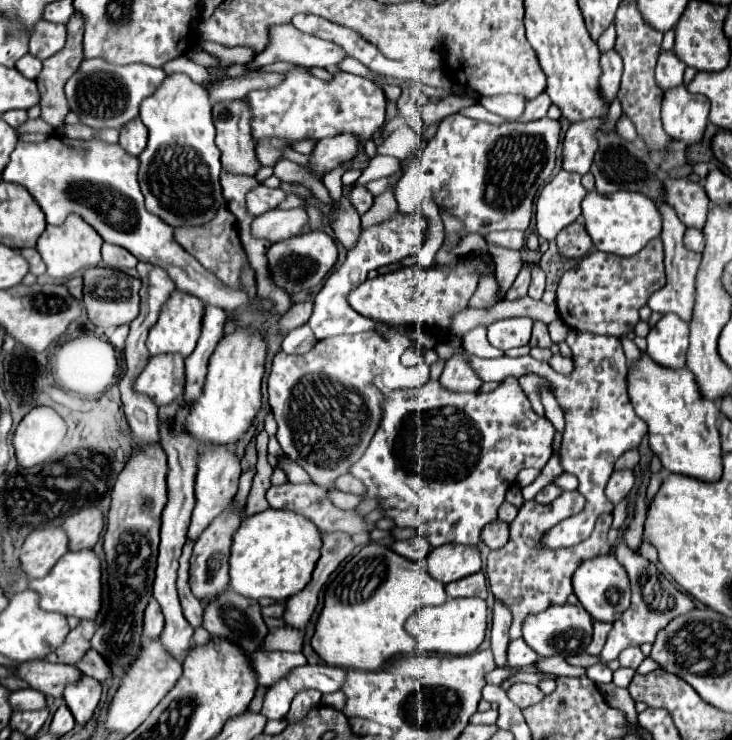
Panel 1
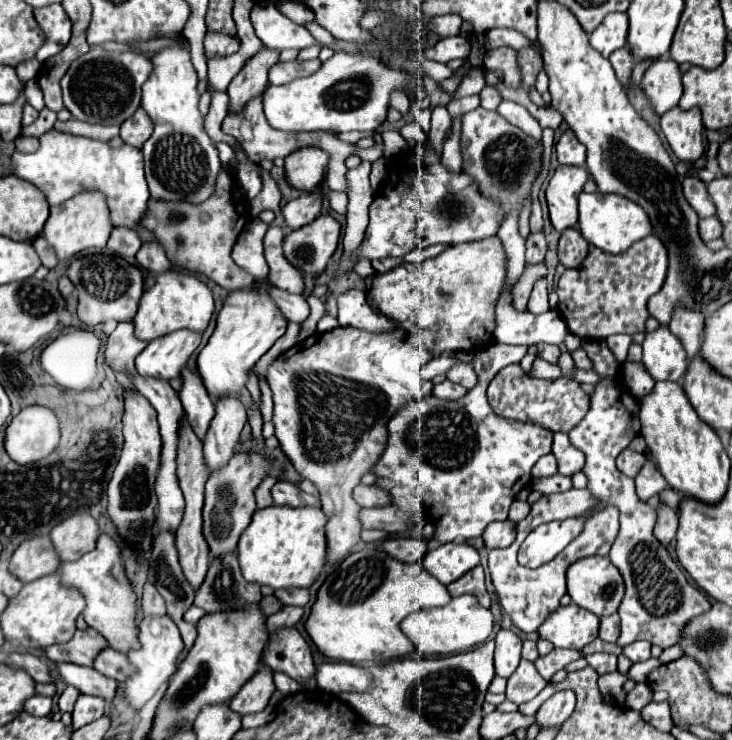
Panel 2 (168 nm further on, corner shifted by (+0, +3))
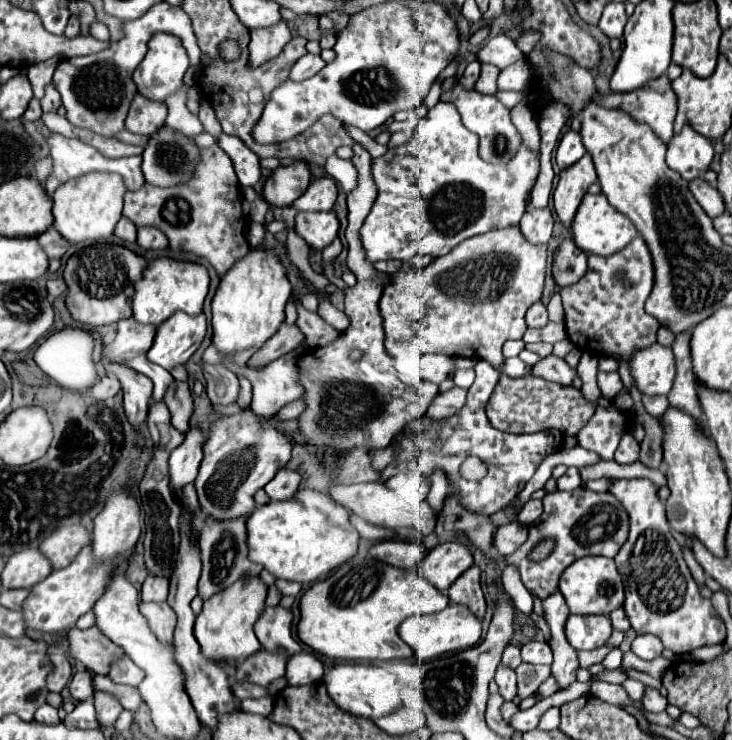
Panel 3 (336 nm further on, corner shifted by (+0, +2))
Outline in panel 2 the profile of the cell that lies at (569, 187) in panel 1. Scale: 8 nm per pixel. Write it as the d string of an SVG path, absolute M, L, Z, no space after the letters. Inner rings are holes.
M559 166L547 186L551 224L557 232L577 226L577 196L587 182L585 166Z

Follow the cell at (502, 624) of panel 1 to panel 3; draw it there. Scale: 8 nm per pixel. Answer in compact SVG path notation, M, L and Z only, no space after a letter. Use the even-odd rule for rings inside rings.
M499 663L497 673L495 673L495 683L499 685L499 693L503 695L505 701L511 701L517 695L515 687L515 671L503 663Z

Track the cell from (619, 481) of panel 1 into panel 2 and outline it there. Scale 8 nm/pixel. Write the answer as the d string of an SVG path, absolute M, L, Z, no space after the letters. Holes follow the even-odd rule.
M625 448L625 450L617 456L617 468L619 468L623 474L627 474L629 478L635 478L635 474L641 470L643 462L645 462L645 456L639 454L639 452L635 452L635 450L631 450L631 448Z

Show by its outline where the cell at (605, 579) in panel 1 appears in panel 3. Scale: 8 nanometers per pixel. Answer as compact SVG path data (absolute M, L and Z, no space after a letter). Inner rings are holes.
M581 557L573 561L559 579L559 591L563 593L571 613L577 615L609 615L619 609L625 599L625 589L615 561L609 557Z

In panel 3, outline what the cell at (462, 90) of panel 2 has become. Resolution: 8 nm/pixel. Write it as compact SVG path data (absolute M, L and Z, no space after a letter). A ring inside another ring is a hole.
M439 101L433 109L429 109L427 117L419 121L419 127L409 143L389 149L383 157L373 159L373 177L379 195L359 231L367 259L371 263L389 259L409 261L417 253L441 257L469 237L517 225L525 213L525 197L533 187L537 173L539 157L523 145L505 165L489 165L481 161L477 153L477 135L463 127L457 107Z

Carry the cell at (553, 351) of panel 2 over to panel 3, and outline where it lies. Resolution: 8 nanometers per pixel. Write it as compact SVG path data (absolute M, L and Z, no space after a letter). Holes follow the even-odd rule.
M555 355L543 357L537 365L533 365L531 373L537 377L543 377L547 381L559 383L559 385L571 385L573 377L577 375L577 371L573 367L569 367L565 359L555 357Z

